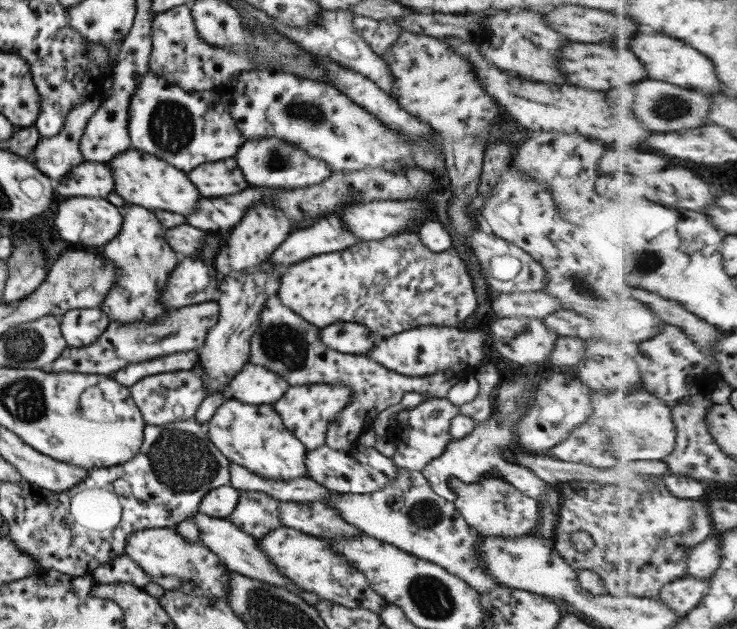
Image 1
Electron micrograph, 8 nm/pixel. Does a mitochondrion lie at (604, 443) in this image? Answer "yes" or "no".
yes

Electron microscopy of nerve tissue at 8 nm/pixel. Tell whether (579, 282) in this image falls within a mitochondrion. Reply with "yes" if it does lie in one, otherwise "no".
yes

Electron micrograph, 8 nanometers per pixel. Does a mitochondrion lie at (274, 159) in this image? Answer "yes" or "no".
yes

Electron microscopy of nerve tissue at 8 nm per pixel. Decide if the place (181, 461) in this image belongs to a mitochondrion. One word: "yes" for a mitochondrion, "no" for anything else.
yes

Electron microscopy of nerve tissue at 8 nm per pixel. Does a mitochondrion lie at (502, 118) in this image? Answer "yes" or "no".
no

